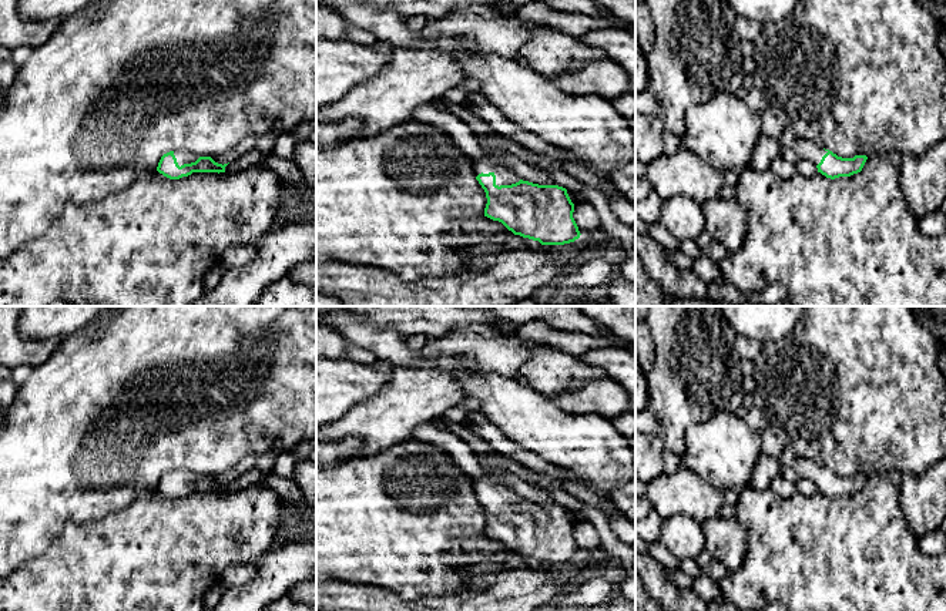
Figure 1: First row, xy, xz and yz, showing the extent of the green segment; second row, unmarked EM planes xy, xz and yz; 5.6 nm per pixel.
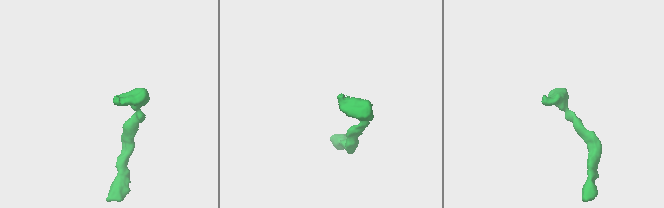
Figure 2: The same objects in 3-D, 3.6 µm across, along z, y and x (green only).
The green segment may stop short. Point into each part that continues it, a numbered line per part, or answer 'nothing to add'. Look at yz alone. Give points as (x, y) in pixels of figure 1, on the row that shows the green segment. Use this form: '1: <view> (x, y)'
1: yz (804, 148)

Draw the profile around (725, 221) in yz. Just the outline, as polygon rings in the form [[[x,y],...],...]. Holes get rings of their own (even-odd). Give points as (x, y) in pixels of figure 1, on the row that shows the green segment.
[[[708,199],[701,204],[705,218],[705,231],[728,251],[737,251],[747,234],[747,215],[738,201]]]

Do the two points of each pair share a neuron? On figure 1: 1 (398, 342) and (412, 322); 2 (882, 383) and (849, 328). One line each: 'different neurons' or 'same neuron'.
1: different neurons
2: same neuron

